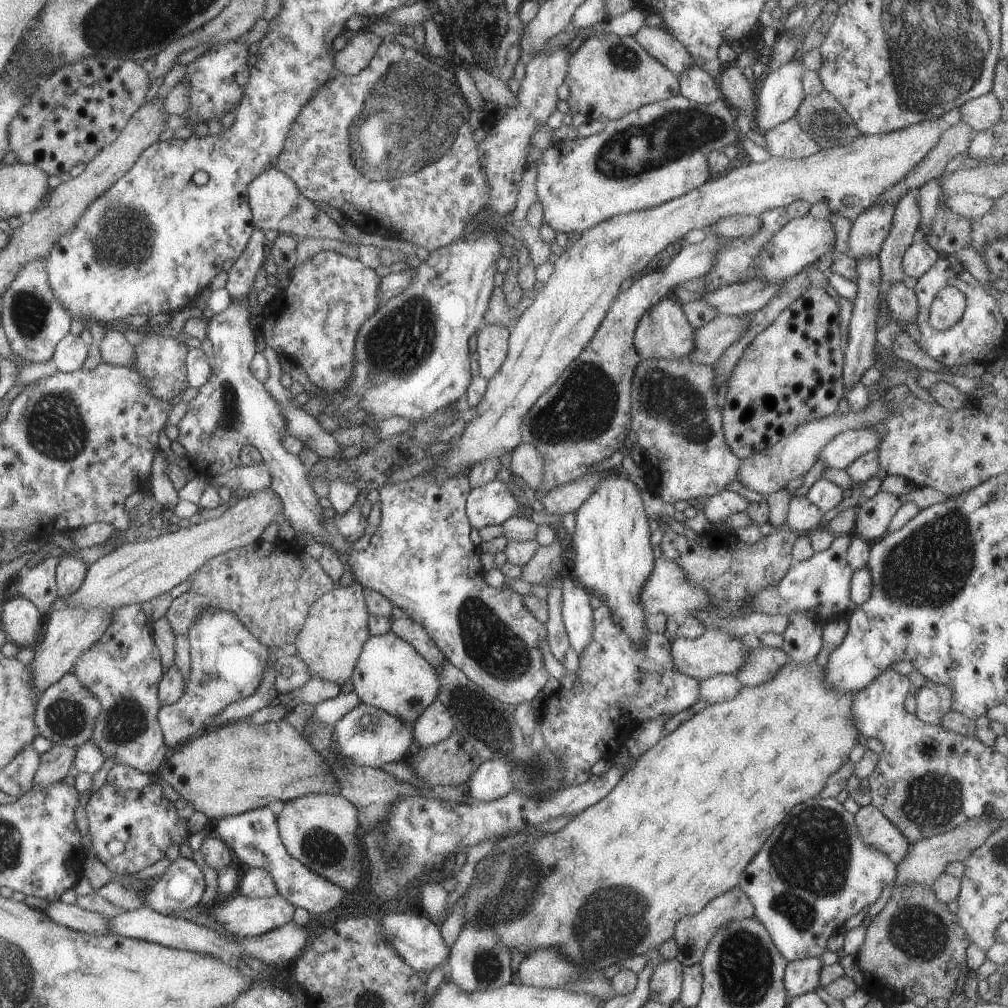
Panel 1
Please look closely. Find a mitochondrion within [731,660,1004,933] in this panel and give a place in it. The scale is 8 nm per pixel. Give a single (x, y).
(931, 801)

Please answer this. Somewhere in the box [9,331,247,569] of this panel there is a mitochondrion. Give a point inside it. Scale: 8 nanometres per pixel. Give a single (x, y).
(54, 423)

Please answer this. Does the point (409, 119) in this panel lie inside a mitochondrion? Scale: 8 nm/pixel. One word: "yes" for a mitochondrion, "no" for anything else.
yes

